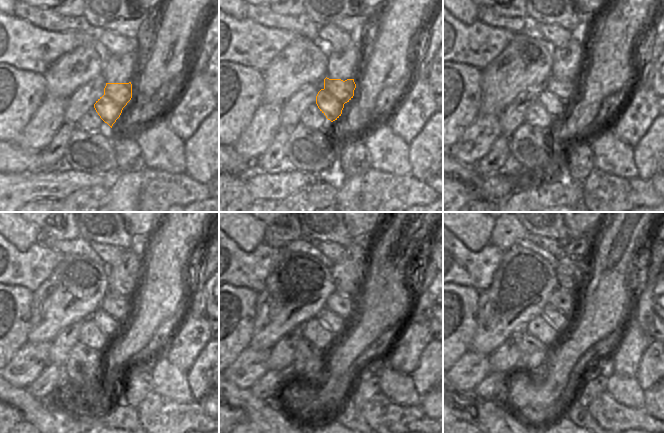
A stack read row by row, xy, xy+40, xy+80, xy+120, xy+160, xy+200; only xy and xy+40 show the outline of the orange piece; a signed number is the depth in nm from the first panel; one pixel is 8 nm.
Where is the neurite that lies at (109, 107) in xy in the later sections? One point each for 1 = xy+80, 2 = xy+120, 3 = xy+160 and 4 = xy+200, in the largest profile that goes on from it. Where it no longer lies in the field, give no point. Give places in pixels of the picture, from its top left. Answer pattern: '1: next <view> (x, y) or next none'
1: next xy+80 (555, 97)
2: next xy+120 (113, 310)
3: next xy+160 (339, 307)
4: next xy+200 (557, 311)

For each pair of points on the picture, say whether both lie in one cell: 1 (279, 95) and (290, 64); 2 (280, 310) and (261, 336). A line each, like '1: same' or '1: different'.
1: same
2: same

